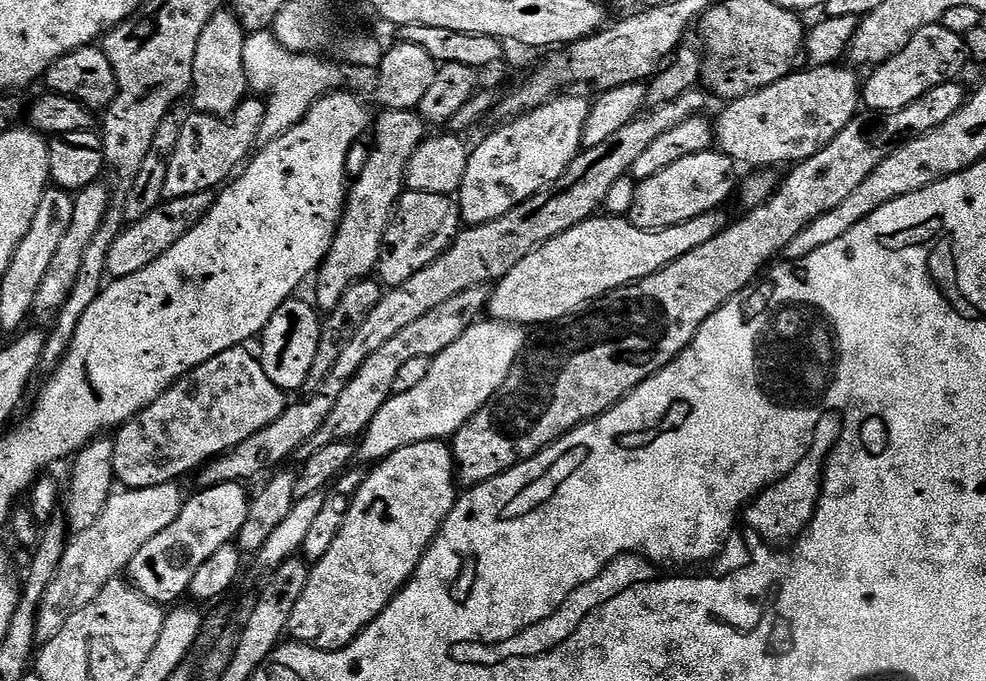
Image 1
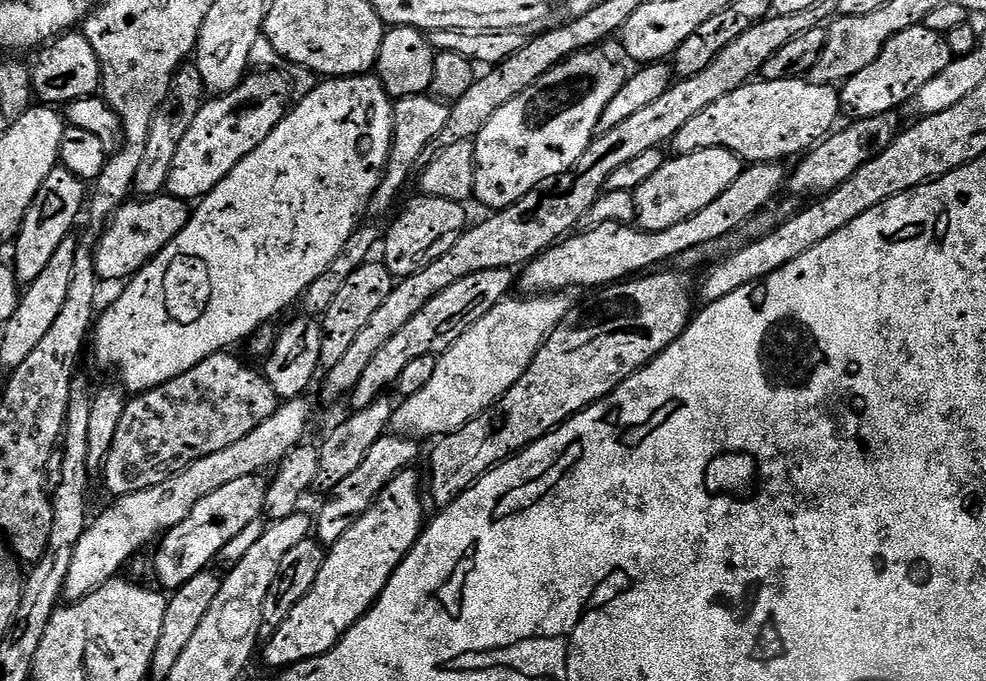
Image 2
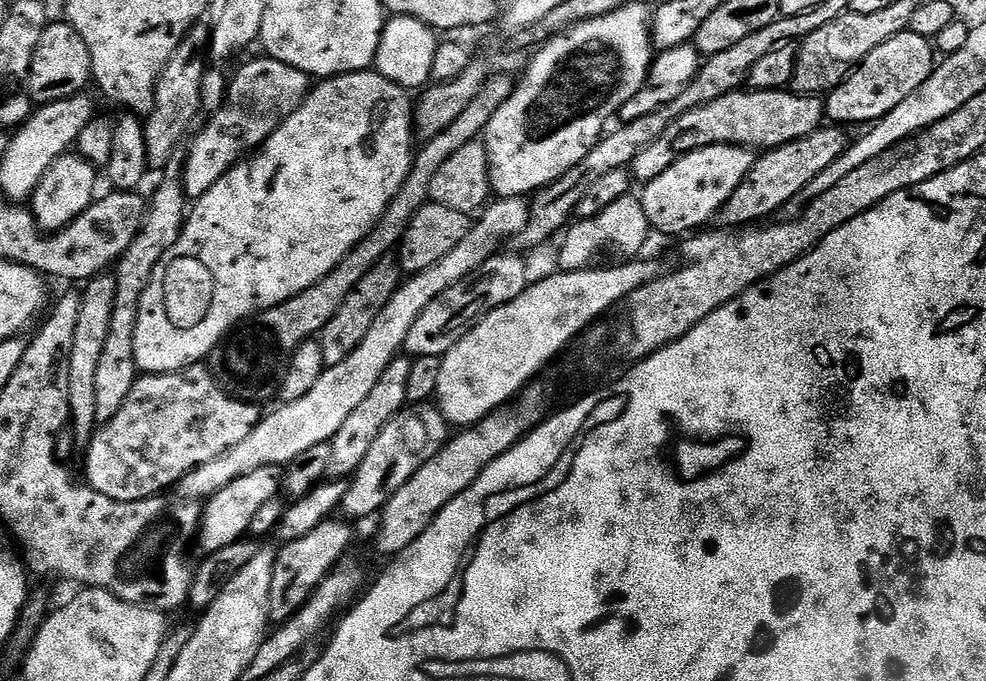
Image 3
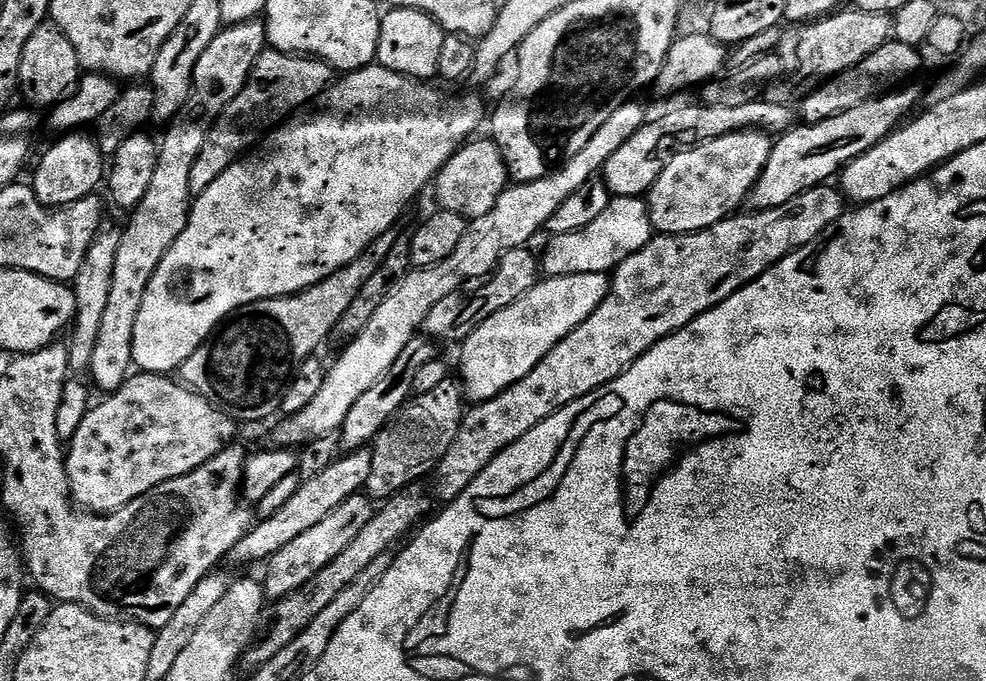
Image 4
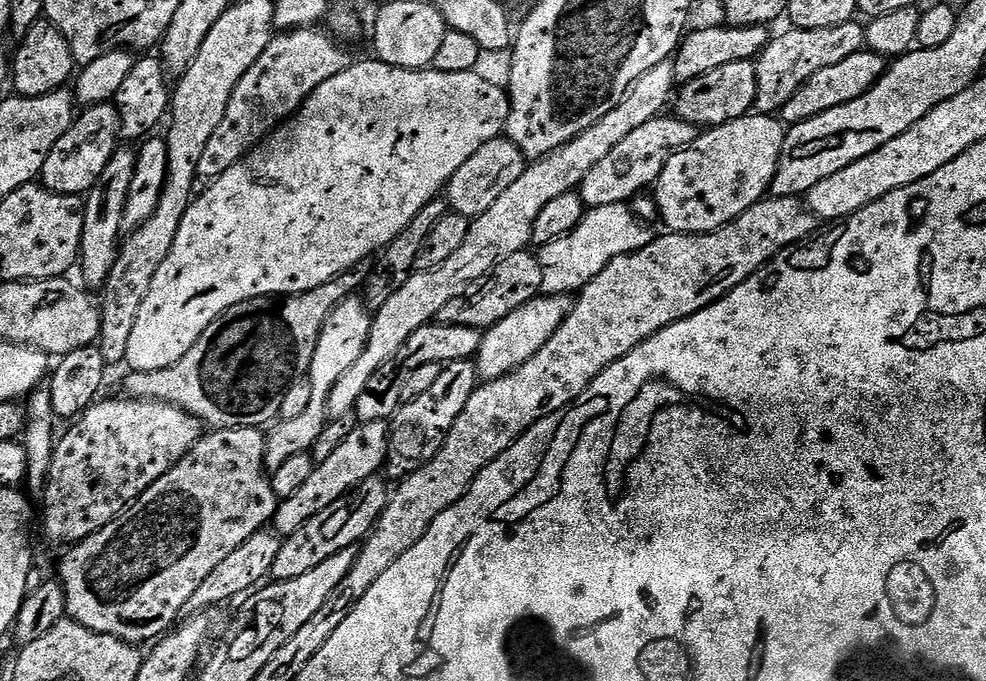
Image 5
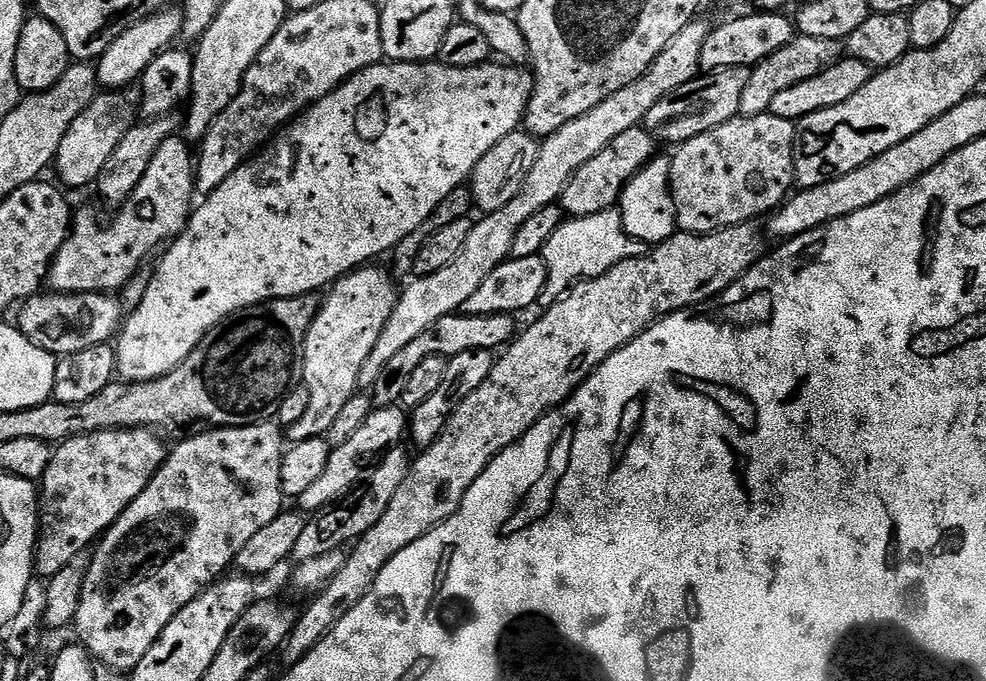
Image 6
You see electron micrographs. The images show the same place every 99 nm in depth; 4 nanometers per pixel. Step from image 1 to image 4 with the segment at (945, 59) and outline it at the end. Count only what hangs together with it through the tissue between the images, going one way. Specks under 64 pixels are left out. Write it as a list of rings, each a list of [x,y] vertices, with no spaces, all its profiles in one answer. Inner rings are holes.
[[[898,39],[883,44],[878,50],[874,50],[874,54],[870,54],[850,70],[824,81],[820,87],[812,89],[807,96],[803,97],[799,101],[799,119],[805,124],[826,122],[826,118],[834,118],[840,112],[854,110],[854,106],[862,102],[874,100],[881,94],[887,94],[907,85],[911,81],[908,79],[920,68],[920,54],[917,49],[906,46]]]

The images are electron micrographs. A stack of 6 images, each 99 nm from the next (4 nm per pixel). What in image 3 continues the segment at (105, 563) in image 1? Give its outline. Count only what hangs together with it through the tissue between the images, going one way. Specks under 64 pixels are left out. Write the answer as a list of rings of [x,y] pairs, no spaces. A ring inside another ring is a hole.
[[[515,196],[509,200],[500,198],[495,202],[483,209],[479,217],[481,220],[469,227],[466,238],[462,238],[462,242],[458,242],[458,246],[454,246],[454,250],[450,250],[450,254],[446,254],[442,262],[409,275],[401,283],[394,298],[386,302],[382,314],[374,318],[374,326],[370,326],[366,338],[362,338],[362,346],[358,346],[358,350],[354,350],[354,354],[350,354],[346,362],[338,362],[338,366],[325,368],[318,382],[314,382],[314,387],[302,394],[302,398],[289,404],[281,403],[280,408],[274,409],[269,416],[267,413],[258,422],[258,426],[250,430],[248,437],[238,442],[238,446],[233,446],[231,450],[226,450],[226,454],[218,454],[218,458],[190,470],[180,479],[179,495],[185,500],[203,501],[218,494],[218,490],[230,486],[234,478],[243,478],[253,470],[286,466],[294,458],[298,458],[298,454],[310,450],[310,446],[326,444],[332,440],[342,427],[342,422],[346,422],[346,417],[370,395],[374,386],[378,386],[386,366],[390,366],[390,362],[401,355],[406,333],[410,326],[414,326],[414,318],[418,318],[418,314],[422,314],[422,310],[426,310],[426,306],[430,306],[430,302],[434,302],[434,298],[442,294],[442,290],[454,286],[454,282],[478,270],[507,245],[504,244],[507,240],[509,243],[524,229],[530,207],[527,199]]]

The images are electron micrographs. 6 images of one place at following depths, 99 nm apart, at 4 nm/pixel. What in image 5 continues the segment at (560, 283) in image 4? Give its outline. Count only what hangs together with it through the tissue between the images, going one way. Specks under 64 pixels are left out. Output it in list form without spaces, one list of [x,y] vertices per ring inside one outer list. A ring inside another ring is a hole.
[[[543,294],[534,297],[526,306],[518,306],[514,314],[506,314],[502,322],[495,324],[493,328],[487,329],[481,335],[480,349],[476,351],[476,370],[481,381],[497,380],[506,374],[510,374],[522,362],[534,358],[550,338],[562,326],[562,322],[570,314],[574,303],[571,295],[565,296],[545,296]]]

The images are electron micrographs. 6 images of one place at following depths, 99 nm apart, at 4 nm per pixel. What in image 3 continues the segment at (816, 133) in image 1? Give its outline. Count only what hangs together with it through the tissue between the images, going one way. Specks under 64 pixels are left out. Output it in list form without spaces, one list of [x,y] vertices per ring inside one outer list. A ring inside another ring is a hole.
[[[795,90],[731,92],[670,122],[670,126],[666,126],[666,130],[662,130],[662,134],[642,150],[642,154],[635,156],[630,171],[637,181],[647,182],[658,178],[662,170],[670,170],[678,156],[715,144],[736,144],[739,148],[753,150],[781,148],[814,134],[825,120],[824,100],[816,94],[801,94]]]

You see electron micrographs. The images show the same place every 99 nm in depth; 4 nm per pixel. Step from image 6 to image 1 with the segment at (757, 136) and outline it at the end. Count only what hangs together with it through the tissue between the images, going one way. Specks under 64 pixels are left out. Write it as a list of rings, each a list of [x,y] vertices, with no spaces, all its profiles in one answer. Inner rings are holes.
[[[719,150],[695,152],[686,158],[678,158],[674,166],[666,166],[666,170],[658,170],[654,178],[637,183],[630,213],[632,224],[642,230],[658,230],[678,226],[678,222],[690,222],[690,218],[698,218],[698,214],[723,209],[724,203],[734,196],[738,188],[736,168],[737,161]]]

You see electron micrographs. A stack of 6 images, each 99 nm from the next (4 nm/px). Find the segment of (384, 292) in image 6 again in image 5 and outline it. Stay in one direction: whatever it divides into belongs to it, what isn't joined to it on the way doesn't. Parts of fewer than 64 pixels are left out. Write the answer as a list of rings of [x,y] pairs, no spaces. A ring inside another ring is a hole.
[[[353,298],[341,302],[332,311],[330,318],[326,318],[326,326],[322,326],[314,358],[306,373],[310,382],[310,406],[306,406],[306,410],[302,410],[298,418],[277,419],[267,429],[264,438],[264,466],[269,473],[276,472],[278,466],[284,465],[289,458],[294,458],[294,454],[311,453],[312,447],[318,442],[318,434],[322,434],[330,419],[328,399],[331,391],[334,390],[338,378],[342,378],[342,374],[346,374],[346,370],[350,370],[350,366],[354,366],[354,362],[358,362],[358,358],[362,358],[366,350],[366,342],[372,329],[372,317],[373,313],[363,299]]]

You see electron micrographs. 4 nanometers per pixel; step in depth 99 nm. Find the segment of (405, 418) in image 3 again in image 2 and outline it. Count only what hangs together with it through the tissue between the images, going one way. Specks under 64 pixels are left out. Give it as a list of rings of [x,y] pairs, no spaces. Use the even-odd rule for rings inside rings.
[[[386,434],[374,442],[370,454],[350,473],[344,481],[337,486],[327,497],[328,500],[320,508],[320,513],[314,516],[314,536],[321,544],[331,546],[370,510],[370,506],[382,494],[382,490],[389,484],[399,472],[407,472],[413,467],[412,464],[420,456],[420,448],[415,439],[399,434]]]

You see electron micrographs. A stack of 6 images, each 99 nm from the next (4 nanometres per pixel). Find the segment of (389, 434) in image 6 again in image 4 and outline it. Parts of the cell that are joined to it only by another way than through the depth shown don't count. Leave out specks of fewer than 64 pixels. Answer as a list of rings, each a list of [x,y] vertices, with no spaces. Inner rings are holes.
[[[367,446],[356,452],[341,455],[330,466],[326,466],[326,470],[322,470],[322,474],[303,481],[298,494],[294,494],[294,498],[290,498],[290,502],[286,502],[286,506],[280,507],[270,518],[253,523],[252,529],[244,535],[242,542],[238,542],[238,546],[234,546],[230,560],[236,564],[248,564],[251,560],[267,562],[293,538],[298,538],[304,531],[318,526],[318,522],[322,522],[322,518],[326,518],[326,514],[330,514],[330,510],[338,510],[338,506],[342,506],[342,502],[357,495],[364,488],[366,478],[370,478],[371,465],[371,447]]]

